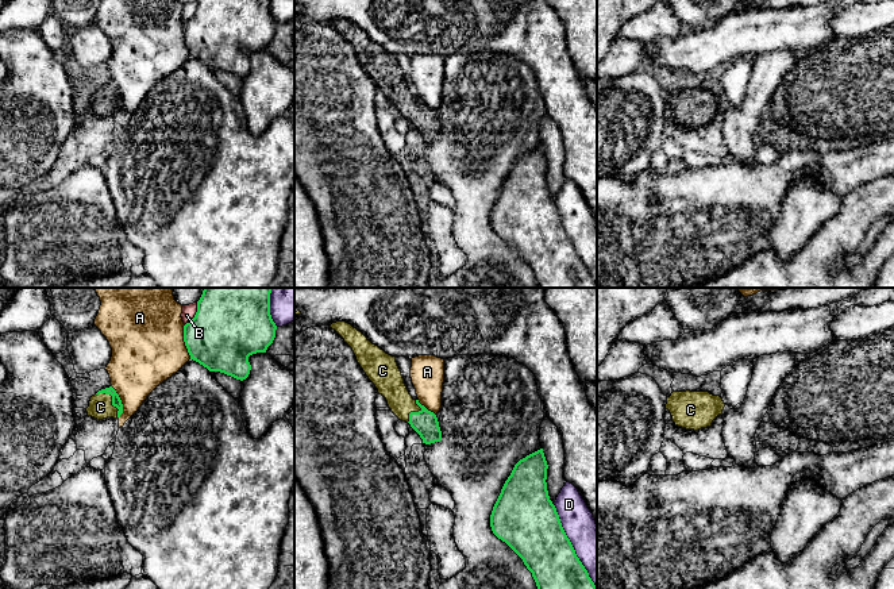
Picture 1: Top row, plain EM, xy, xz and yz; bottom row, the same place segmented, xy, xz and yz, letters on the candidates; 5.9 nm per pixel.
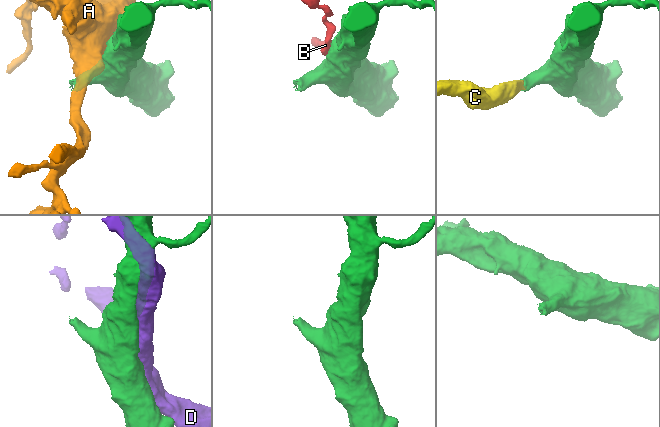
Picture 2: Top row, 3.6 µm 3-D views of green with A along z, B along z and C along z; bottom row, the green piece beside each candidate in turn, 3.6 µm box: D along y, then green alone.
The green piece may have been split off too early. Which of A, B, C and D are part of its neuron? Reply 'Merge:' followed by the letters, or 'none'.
Merge: C

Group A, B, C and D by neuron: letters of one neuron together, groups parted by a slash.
A / B / C / D

